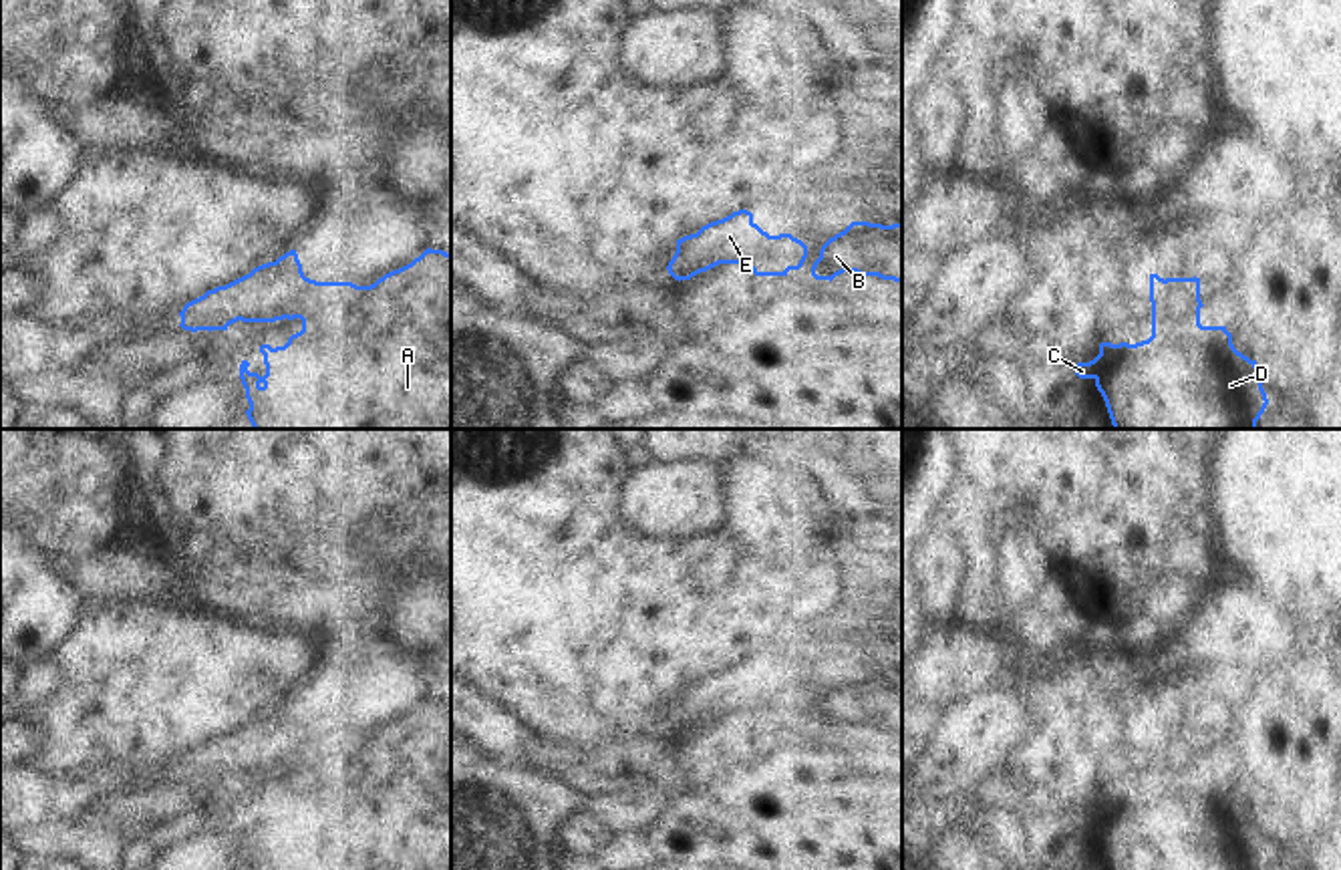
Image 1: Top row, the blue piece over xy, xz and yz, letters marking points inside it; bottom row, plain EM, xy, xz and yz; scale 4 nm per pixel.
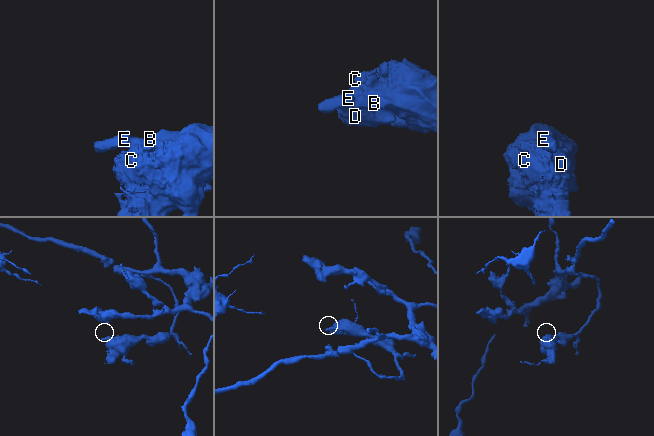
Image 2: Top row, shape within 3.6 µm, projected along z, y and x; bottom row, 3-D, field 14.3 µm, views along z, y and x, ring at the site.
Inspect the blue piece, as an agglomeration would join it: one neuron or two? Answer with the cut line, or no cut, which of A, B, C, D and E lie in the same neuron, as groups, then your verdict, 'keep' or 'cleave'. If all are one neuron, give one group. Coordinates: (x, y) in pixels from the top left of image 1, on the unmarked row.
xy (309, 730), (303, 740), (299, 768) | A B C D / E | cleave

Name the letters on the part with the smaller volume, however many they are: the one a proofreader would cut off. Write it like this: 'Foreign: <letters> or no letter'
Foreign: E

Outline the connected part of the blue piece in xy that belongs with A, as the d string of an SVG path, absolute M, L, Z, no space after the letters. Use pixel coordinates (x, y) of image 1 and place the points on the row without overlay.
M427 699L370 737L306 731L302 781L284 798L262 795L266 826L240 816L248 870L451 870L451 705Z

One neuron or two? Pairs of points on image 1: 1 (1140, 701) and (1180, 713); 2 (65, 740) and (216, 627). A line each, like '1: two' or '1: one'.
1: one
2: one

